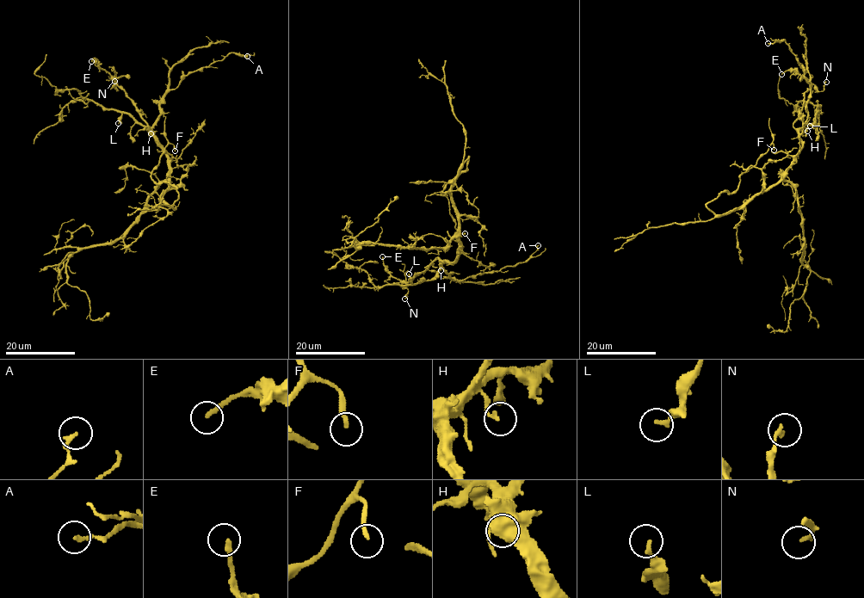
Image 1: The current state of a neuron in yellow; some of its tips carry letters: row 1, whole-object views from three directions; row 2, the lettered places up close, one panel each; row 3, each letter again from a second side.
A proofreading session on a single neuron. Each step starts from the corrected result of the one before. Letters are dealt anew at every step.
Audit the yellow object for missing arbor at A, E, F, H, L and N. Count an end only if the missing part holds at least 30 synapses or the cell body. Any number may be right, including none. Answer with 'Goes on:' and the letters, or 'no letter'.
Goes on: no letter

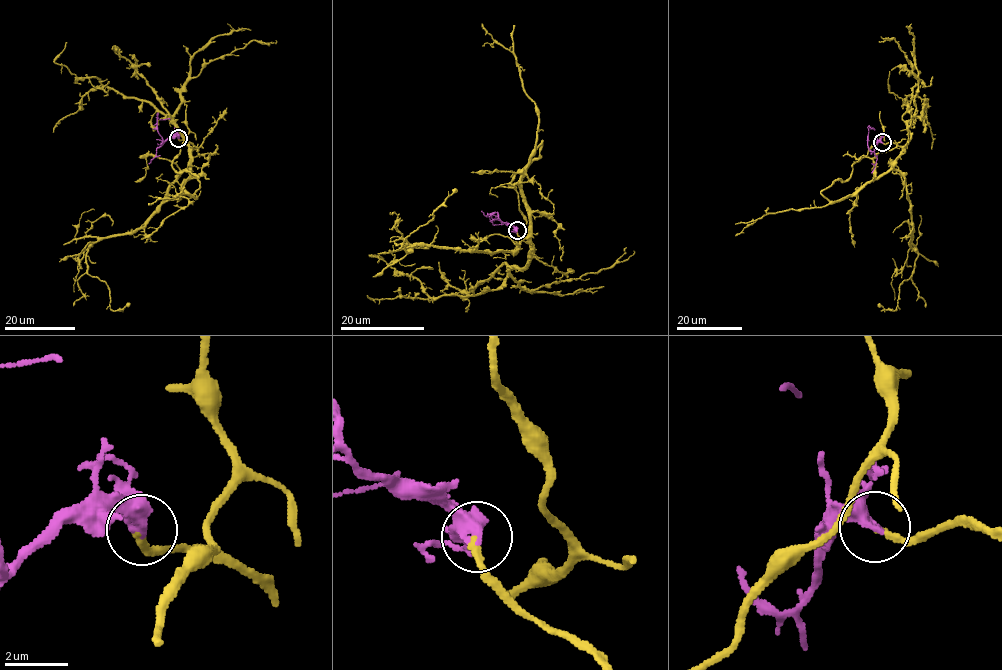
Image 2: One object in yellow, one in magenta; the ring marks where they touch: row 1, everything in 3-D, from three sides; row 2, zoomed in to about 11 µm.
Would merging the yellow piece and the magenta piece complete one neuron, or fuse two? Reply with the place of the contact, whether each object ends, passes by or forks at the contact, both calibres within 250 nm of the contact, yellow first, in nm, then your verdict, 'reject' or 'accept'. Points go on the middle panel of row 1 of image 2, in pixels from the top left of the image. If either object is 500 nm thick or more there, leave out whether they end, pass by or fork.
place (517, 230); yellow ends; magenta ends; calibres 200 and 460 nm; accept

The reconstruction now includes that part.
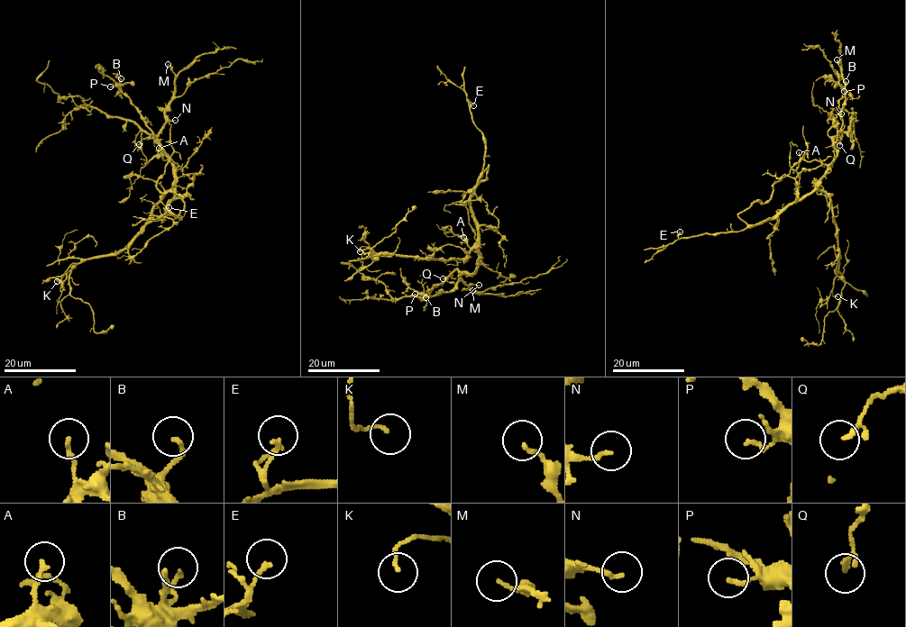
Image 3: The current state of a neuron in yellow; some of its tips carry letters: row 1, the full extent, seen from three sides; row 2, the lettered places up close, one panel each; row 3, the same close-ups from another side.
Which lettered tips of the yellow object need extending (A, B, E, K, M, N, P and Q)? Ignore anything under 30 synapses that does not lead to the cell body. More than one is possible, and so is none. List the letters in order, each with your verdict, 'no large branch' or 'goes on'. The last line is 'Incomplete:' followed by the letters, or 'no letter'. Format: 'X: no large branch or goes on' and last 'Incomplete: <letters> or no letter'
A: no large branch
B: no large branch
E: no large branch
K: no large branch
M: no large branch
N: no large branch
P: no large branch
Q: no large branch
Incomplete: no letter

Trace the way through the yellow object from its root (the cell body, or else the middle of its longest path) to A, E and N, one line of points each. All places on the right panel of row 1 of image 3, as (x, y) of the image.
A: (819, 189), (827, 167), (818, 160), (805, 161), (799, 152)
E: (819, 189), (790, 203), (776, 215), (738, 231), (679, 238), (680, 231)
N: (819, 189), (819, 180), (837, 155), (834, 139), (842, 124), (841, 113)

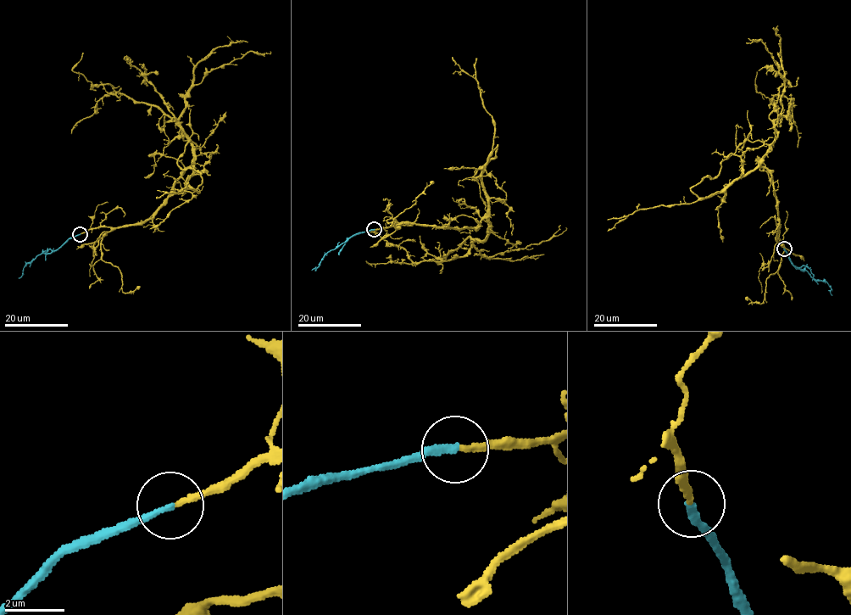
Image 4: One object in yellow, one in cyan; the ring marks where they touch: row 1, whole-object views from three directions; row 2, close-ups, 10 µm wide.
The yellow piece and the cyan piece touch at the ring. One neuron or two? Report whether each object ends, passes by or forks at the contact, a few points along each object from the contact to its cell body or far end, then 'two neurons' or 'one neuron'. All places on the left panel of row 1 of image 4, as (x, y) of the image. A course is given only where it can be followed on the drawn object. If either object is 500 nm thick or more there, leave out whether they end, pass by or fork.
yellow ends | cyan ends | yellow via (80, 234), (145, 221), (193, 157), (193, 145), (174, 118), (75, 72), (83, 53) | cyan via (80, 234), (68, 238), (50, 253), (38, 254), (26, 265), (23, 275), (18, 278) | one neuron

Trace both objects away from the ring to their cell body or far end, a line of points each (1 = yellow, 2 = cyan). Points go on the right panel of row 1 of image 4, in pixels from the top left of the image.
1: (784, 248), (775, 238), (772, 176), (760, 164), (791, 99), (758, 92), (757, 71)
2: (784, 248), (795, 266), (808, 272), (815, 280), (825, 281), (832, 295)

